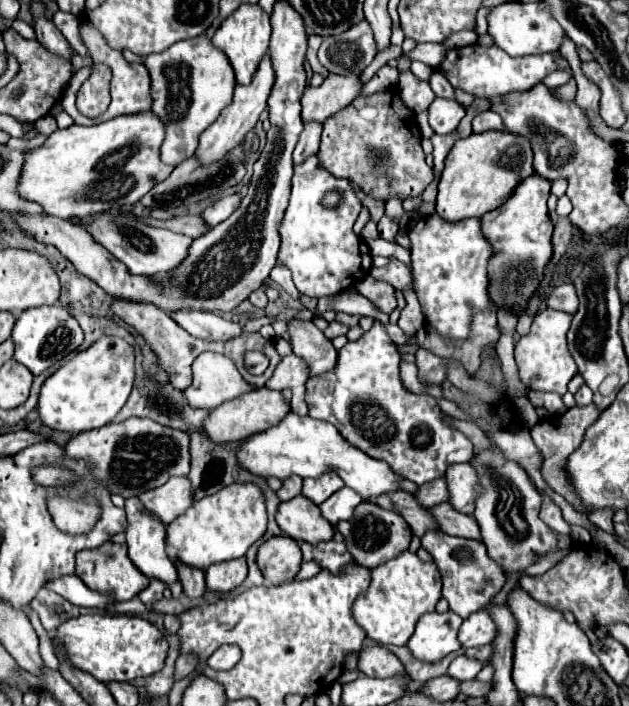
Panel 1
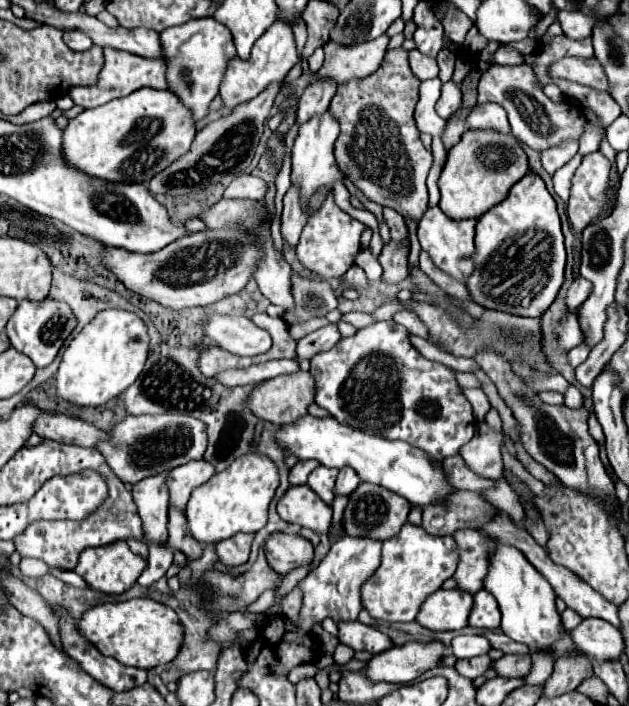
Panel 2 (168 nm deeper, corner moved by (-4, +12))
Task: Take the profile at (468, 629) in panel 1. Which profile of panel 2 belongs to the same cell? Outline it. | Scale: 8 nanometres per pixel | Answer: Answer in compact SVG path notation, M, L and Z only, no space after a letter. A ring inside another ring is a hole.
M478 590L474 594L474 608L470 612L470 626L476 628L498 628L500 626L500 610L496 598L486 592Z

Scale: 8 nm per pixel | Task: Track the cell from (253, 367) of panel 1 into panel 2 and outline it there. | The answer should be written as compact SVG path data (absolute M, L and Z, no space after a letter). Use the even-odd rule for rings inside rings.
M210 314L204 324L204 332L210 340L218 342L220 348L238 356L258 356L270 350L272 338L258 328L250 318L234 318Z

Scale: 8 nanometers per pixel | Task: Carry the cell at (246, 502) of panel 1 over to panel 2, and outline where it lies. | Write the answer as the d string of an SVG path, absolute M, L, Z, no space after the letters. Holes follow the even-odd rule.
M244 454L238 456L224 472L214 474L208 482L198 486L186 506L188 530L200 542L220 542L236 532L258 532L266 526L268 504L280 484L276 464L264 454Z

